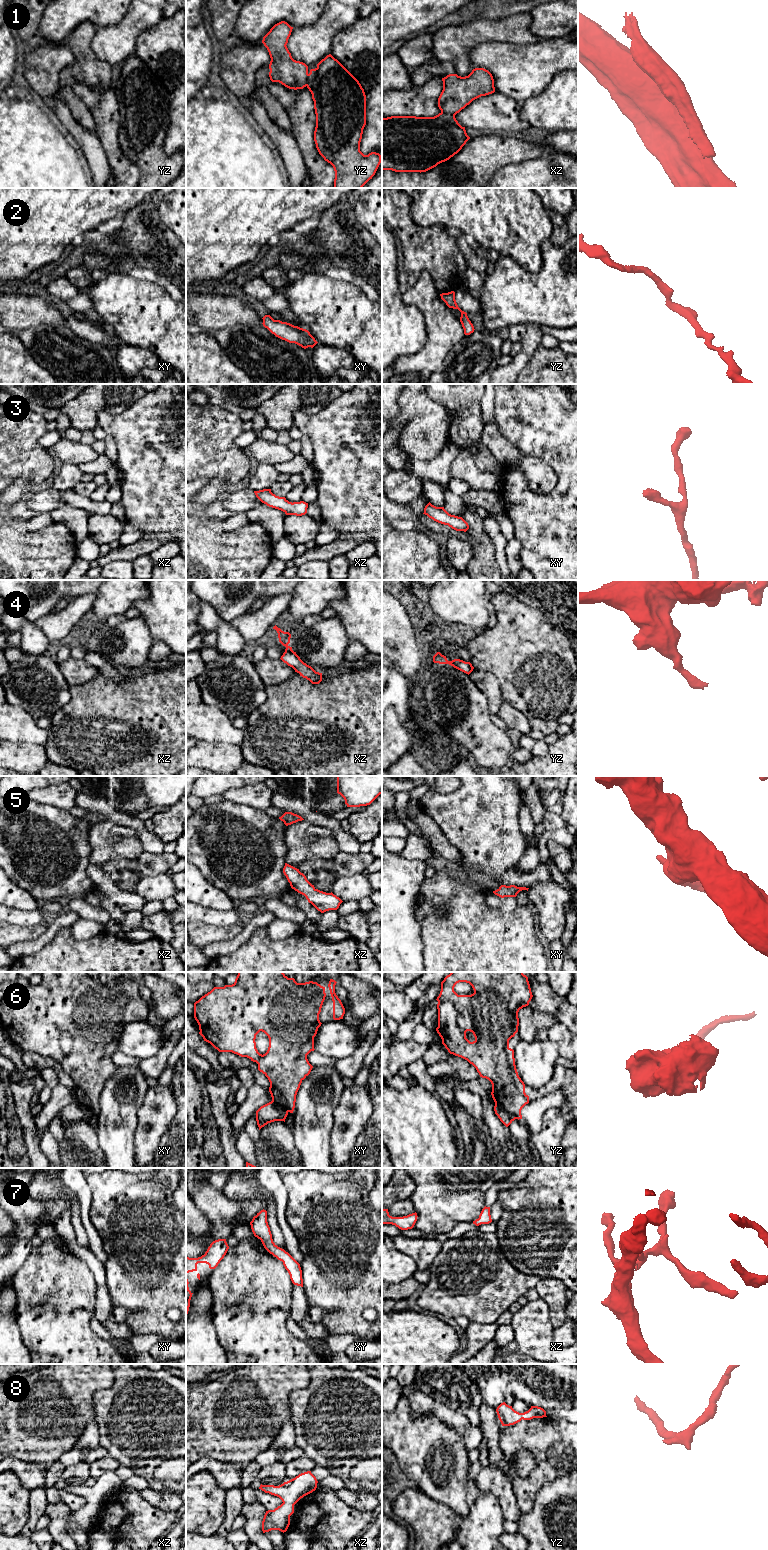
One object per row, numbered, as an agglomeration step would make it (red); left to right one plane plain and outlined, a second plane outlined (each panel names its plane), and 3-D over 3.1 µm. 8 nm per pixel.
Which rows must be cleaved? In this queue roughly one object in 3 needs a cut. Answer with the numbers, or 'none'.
1, 6

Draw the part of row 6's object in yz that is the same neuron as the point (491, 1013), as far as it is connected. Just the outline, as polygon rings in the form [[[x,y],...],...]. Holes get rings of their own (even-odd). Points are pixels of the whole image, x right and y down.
[[[451,972],[441,982],[441,991],[437,997],[438,1027],[437,1033],[442,1044],[450,1054],[461,1057],[472,1064],[480,1077],[488,1079],[492,1084],[492,1098],[505,1110],[512,1112],[516,1119],[522,1119],[521,1110],[529,1103],[529,1096],[525,1093],[525,1084],[518,1075],[514,1050],[509,1047],[509,1040],[518,1032],[518,1012],[529,1005],[533,995],[528,977],[523,972]],[[459,982],[469,983],[474,993],[471,995],[458,995],[454,987]],[[466,1032],[473,1033],[475,1040],[470,1042]]]

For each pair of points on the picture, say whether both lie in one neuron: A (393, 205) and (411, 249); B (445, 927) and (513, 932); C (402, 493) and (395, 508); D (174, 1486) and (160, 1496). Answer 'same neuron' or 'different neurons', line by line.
A: same neuron
B: same neuron
C: different neurons
D: different neurons

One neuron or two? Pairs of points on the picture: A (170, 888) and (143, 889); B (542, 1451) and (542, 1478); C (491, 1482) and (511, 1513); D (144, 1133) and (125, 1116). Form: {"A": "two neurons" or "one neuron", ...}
{"A": "one neuron", "B": "one neuron", "C": "one neuron", "D": "two neurons"}

